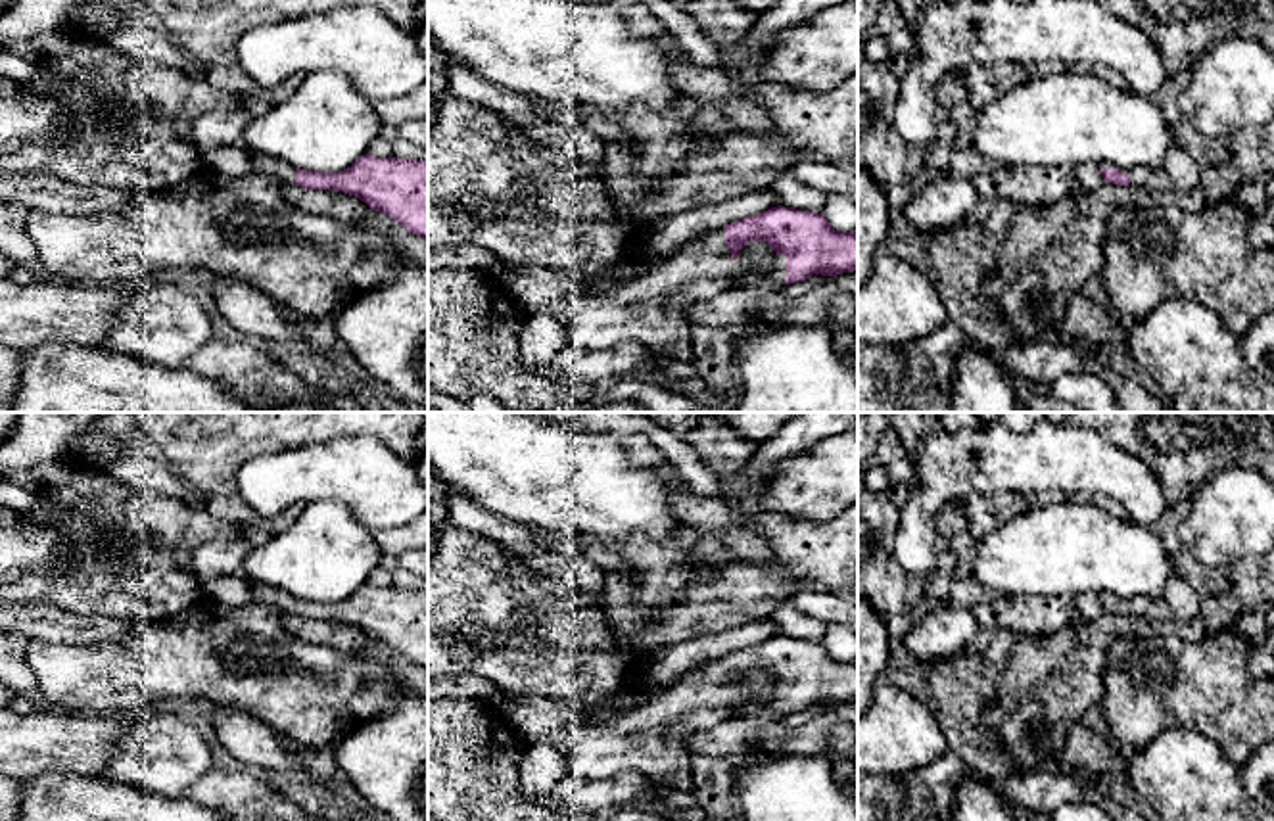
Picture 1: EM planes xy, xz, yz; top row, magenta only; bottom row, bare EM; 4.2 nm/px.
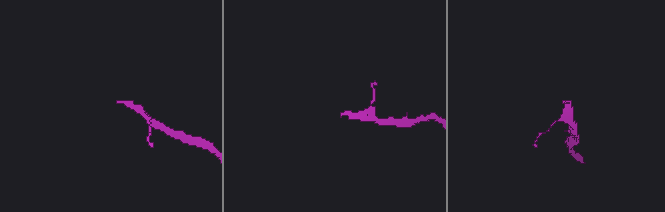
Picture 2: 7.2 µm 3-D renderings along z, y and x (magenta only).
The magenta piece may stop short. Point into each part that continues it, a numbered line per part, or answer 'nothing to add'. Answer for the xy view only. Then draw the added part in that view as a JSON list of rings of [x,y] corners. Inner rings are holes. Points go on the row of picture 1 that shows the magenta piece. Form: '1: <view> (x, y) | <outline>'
1: xy (263, 164) | [[[248,150],[255,173],[265,173],[265,175],[274,175],[282,184],[292,184],[295,186],[295,173],[297,169],[278,157],[271,157],[265,153],[255,153],[251,150]]]

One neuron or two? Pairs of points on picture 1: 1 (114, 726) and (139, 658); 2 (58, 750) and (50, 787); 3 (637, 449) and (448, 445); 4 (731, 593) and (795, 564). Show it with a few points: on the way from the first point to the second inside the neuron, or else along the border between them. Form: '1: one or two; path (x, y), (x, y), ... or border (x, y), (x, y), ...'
1: two; border (73, 710), (127, 712), (131, 716)
2: two; border (98, 775), (43, 774), (25, 783)
3: two; border (620, 438), (628, 459), (651, 469)
4: one; path (747, 591), (768, 587), (779, 576)

